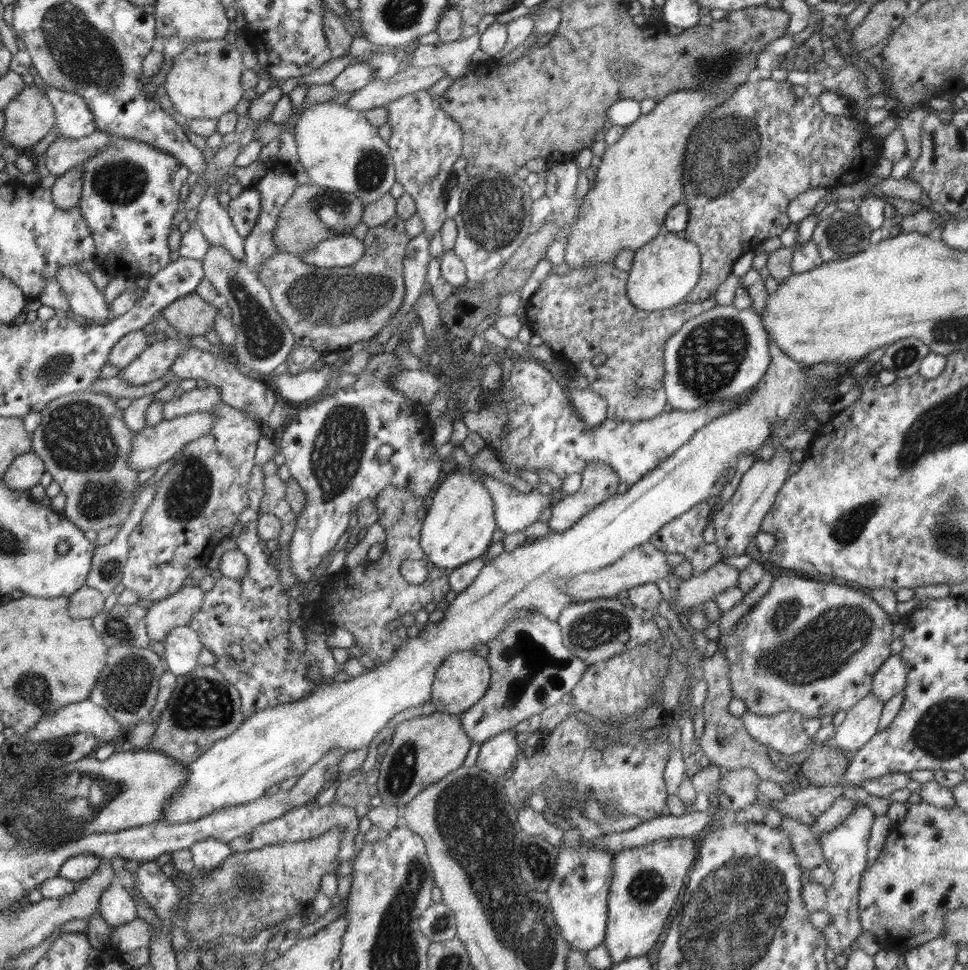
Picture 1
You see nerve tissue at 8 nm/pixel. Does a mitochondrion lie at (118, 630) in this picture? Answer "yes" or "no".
yes

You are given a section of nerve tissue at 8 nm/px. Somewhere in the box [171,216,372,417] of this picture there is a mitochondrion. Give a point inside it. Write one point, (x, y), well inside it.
(263, 336)

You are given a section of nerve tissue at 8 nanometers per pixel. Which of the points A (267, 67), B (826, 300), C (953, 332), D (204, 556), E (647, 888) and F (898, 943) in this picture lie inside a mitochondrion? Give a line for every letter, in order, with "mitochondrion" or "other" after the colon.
A: other
B: other
C: mitochondrion
D: other
E: mitochondrion
F: other

